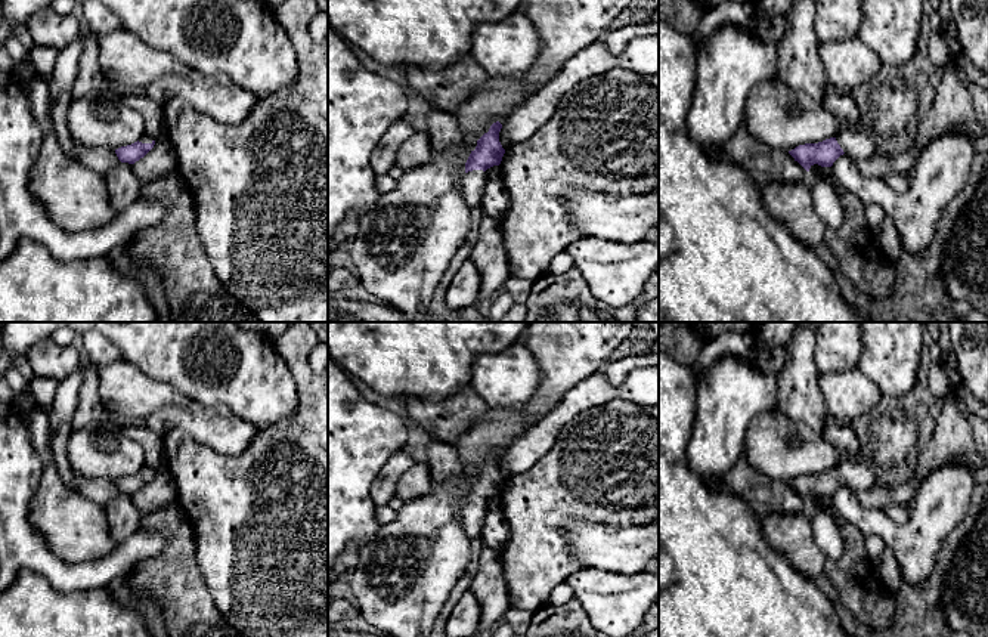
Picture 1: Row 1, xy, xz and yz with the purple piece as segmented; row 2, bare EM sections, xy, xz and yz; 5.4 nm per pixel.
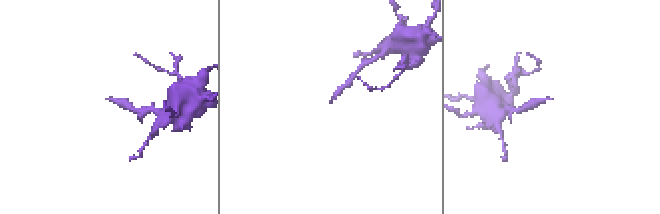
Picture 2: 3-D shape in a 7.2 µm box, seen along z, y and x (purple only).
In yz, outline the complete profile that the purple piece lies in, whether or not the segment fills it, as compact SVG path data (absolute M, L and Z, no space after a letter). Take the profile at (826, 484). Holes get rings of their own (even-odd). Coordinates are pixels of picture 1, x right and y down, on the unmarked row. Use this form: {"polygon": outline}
{"polygon": "M845 461L837 469L830 469L818 474L799 476L789 482L795 492L806 503L809 503L814 495L831 498L843 485L855 492L861 492L870 489L874 483L877 483L877 477L864 461Z"}

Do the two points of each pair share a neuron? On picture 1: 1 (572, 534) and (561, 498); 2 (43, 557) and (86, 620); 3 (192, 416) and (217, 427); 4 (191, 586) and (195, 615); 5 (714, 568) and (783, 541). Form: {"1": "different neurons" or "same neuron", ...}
{"1": "different neurons", "2": "different neurons", "3": "same neuron", "4": "same neuron", "5": "different neurons"}

